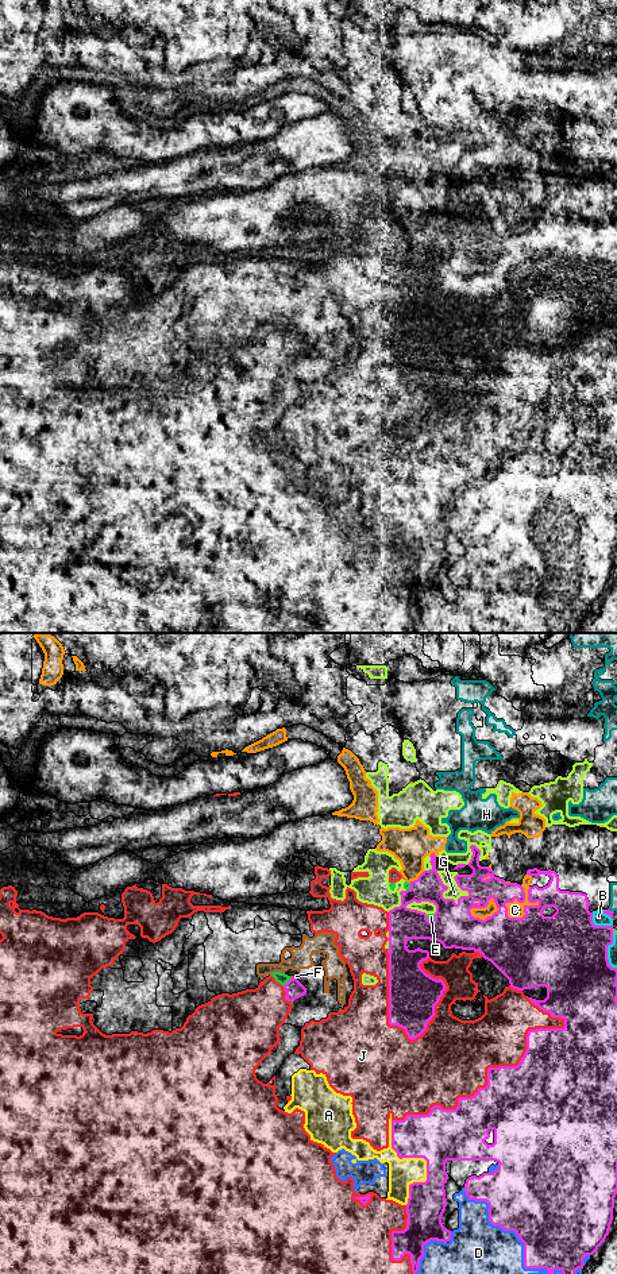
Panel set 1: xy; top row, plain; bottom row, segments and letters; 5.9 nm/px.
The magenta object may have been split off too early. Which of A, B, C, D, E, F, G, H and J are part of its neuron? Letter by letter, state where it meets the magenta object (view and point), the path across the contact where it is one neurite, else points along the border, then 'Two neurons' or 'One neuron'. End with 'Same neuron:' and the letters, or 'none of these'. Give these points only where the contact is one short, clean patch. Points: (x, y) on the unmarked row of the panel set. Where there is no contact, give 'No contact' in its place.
A: Touches magenta at xy (421, 509). One neuron
B: Touches magenta at xy (606, 304). Two neurons
C: Touches magenta at xy (517, 253). Two neurons
D: Touches magenta at xy (509, 582). One neuron
E: Touches magenta at xy (288, 334). Two neurons
F: Touches magenta at xy (293, 329). One neuron
G: Touches magenta at xy (442, 248). One neuron
H: Touches magenta at xy (450, 192). Two neurons
J: Touches magenta at xy (488, 428). One neuron
Same neuron: A, D, F, G, J

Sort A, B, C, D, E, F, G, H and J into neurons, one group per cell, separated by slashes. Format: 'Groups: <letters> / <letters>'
Groups: A D F G J / B / C H / E

